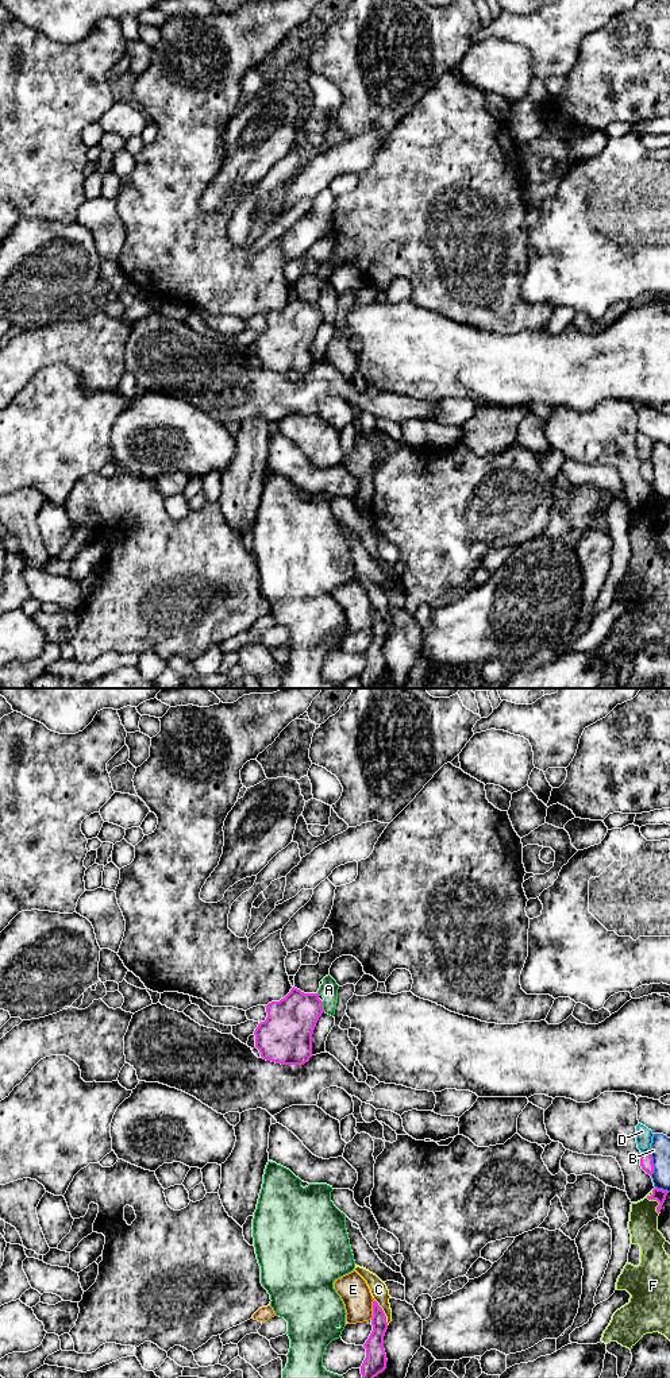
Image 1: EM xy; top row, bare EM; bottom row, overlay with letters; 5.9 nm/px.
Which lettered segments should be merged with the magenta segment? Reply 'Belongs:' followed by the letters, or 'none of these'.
Belongs: none of these

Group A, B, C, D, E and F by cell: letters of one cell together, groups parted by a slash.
A / B / C / D / E / F

